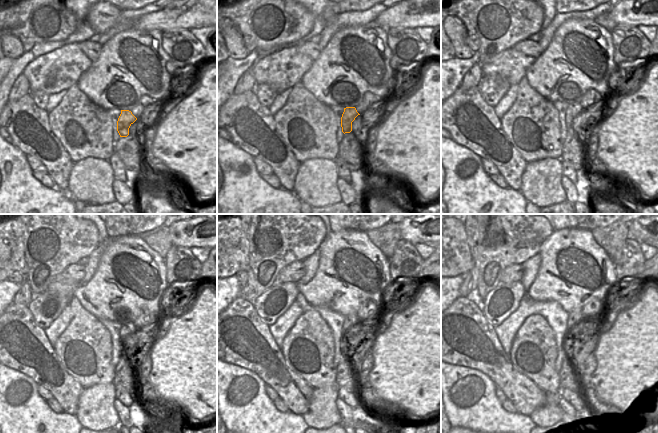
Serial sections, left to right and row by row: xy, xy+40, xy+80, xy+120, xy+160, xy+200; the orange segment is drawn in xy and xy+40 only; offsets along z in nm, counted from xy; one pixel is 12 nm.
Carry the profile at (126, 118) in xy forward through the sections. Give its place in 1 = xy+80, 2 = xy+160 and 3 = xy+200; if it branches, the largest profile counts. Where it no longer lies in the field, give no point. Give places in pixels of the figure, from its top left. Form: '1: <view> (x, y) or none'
1: xy+80 (573, 109)
2: xy+160 (351, 319)
3: xy+200 (575, 316)

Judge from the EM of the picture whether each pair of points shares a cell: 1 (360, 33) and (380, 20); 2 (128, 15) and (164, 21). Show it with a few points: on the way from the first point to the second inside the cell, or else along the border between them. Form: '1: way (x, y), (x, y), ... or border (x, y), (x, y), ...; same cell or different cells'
1: border (366, 24), (368, 26), (380, 26), (385, 30); different cells
2: border (160, 10), (143, 14), (132, 27); different cells

